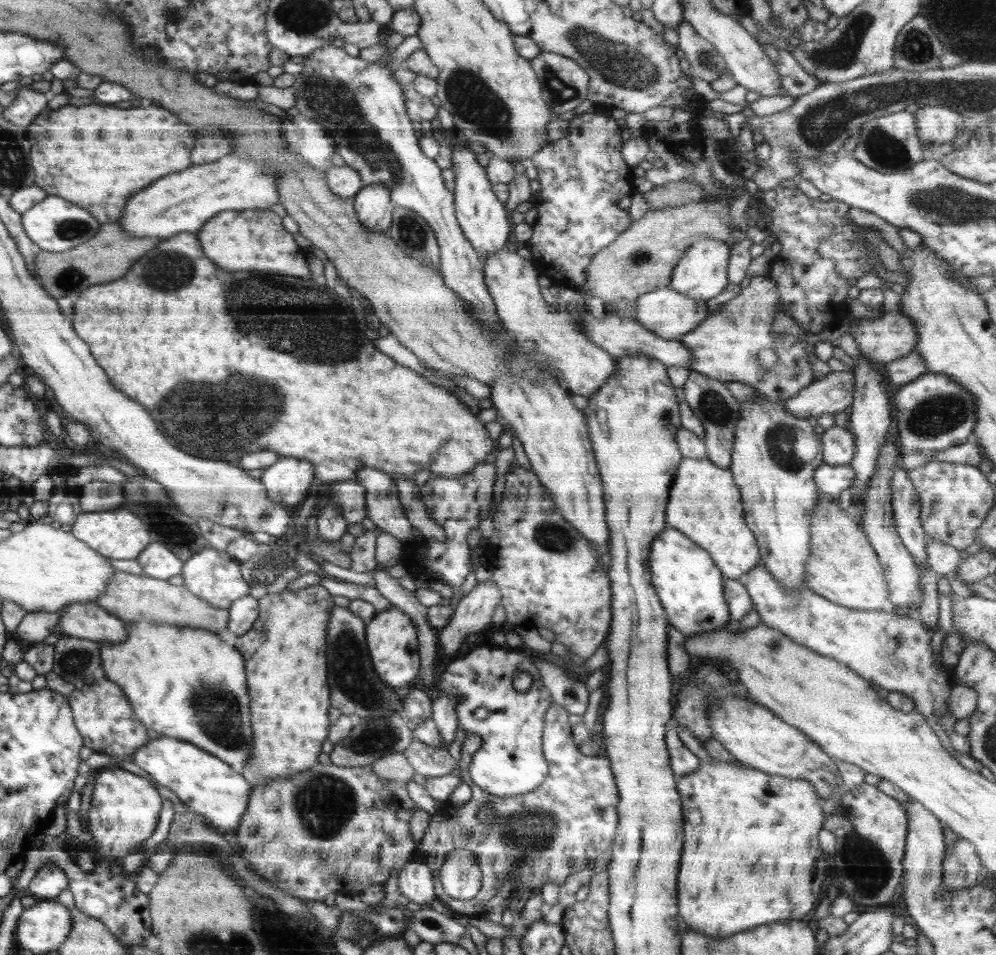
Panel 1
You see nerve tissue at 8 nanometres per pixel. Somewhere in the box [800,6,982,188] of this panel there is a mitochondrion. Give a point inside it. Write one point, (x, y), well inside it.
(840, 54)

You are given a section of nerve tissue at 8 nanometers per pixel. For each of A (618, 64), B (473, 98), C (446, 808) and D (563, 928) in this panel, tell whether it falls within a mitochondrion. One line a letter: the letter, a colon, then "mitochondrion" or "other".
A: mitochondrion
B: mitochondrion
C: other
D: other

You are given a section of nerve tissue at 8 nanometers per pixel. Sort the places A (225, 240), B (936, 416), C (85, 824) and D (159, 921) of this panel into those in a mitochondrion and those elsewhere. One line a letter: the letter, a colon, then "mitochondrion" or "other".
A: other
B: mitochondrion
C: other
D: other

